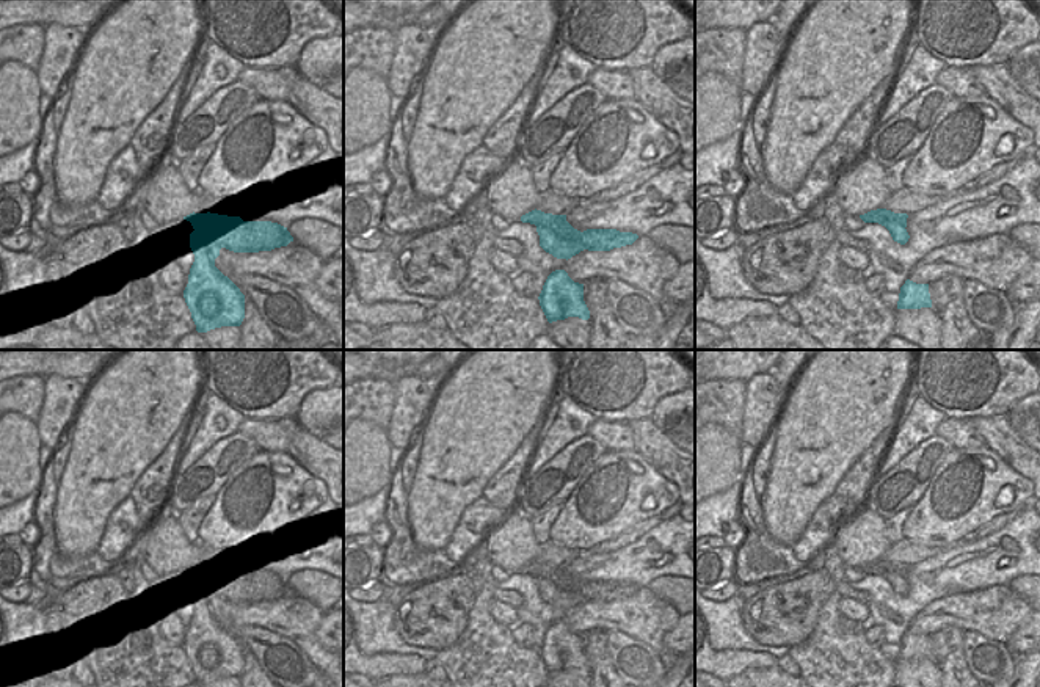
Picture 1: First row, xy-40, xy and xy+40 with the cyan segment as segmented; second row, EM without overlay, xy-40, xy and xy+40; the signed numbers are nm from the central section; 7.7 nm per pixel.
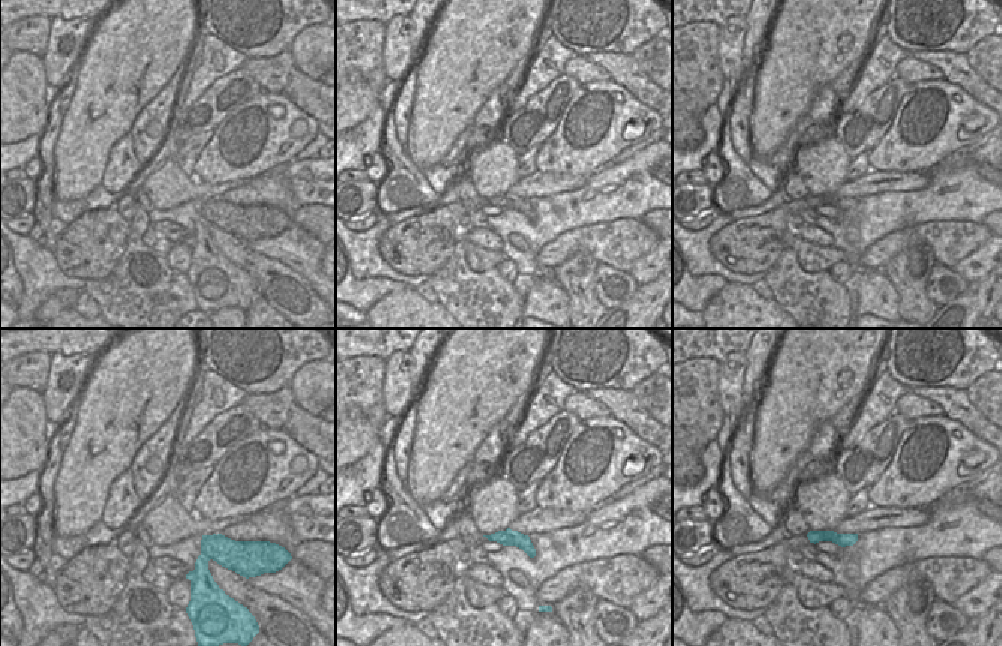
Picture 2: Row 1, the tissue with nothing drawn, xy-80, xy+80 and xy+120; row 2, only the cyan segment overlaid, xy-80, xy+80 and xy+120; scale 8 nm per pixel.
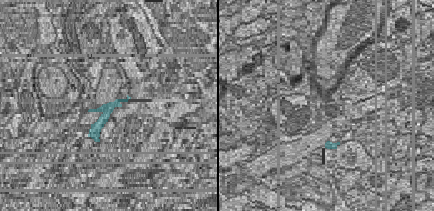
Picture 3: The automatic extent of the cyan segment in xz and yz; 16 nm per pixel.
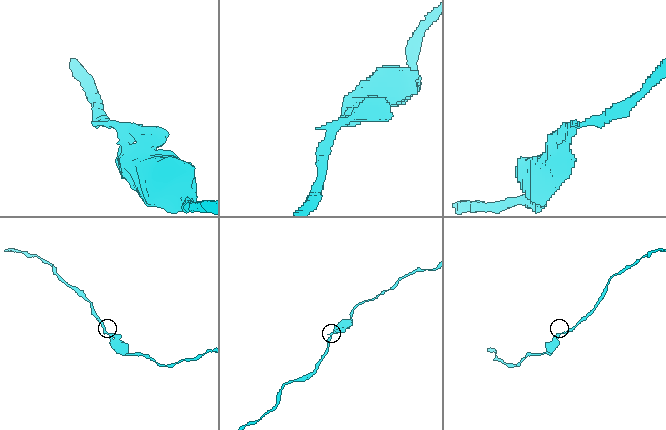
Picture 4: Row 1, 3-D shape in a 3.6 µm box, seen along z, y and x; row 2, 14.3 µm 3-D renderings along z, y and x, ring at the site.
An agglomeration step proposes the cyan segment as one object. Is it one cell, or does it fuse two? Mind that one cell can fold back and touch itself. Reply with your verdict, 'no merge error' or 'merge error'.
merge error

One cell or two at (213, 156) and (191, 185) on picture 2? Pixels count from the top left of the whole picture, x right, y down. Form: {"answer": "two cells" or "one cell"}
{"answer": "two cells"}

